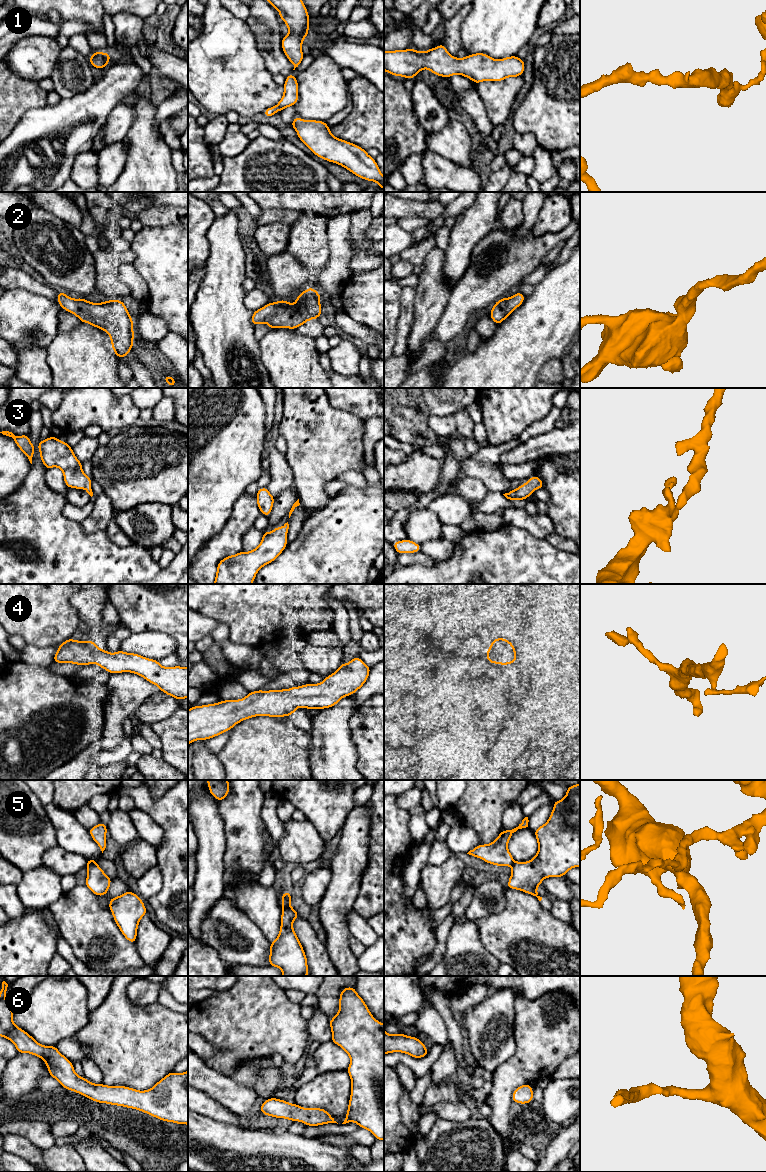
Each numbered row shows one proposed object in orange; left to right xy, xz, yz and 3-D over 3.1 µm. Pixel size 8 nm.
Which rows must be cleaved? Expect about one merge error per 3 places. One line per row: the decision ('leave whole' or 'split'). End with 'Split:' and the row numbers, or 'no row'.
1: leave whole
2: leave whole
3: leave whole
4: leave whole
5: split
6: leave whole
Split: 5

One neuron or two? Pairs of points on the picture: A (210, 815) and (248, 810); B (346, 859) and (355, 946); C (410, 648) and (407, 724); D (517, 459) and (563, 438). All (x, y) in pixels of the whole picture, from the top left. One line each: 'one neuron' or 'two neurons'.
A: two neurons
B: two neurons
C: one neuron
D: one neuron

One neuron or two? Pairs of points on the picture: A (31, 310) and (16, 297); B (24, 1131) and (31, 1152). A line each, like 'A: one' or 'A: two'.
A: one
B: two

